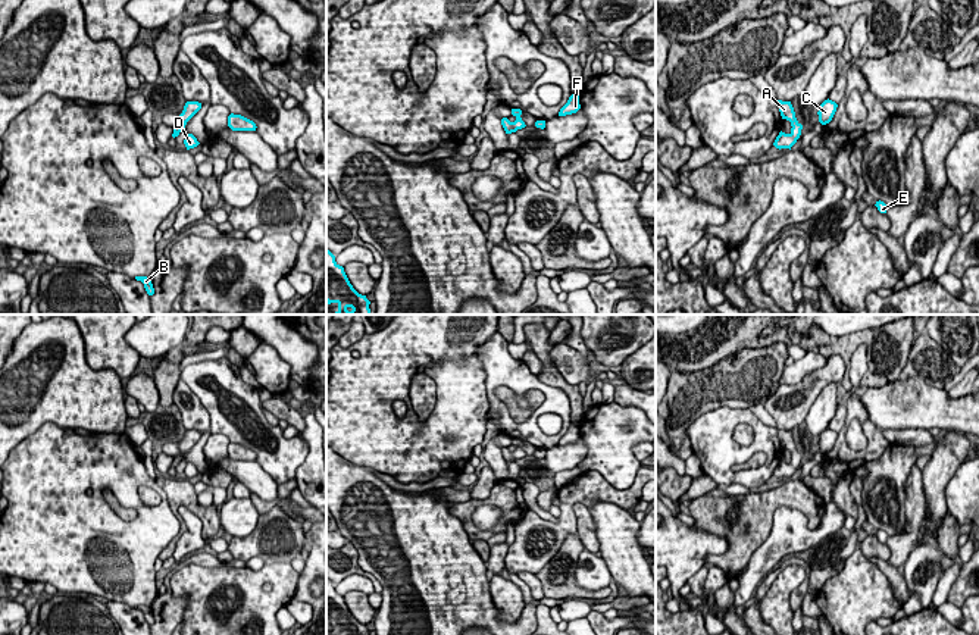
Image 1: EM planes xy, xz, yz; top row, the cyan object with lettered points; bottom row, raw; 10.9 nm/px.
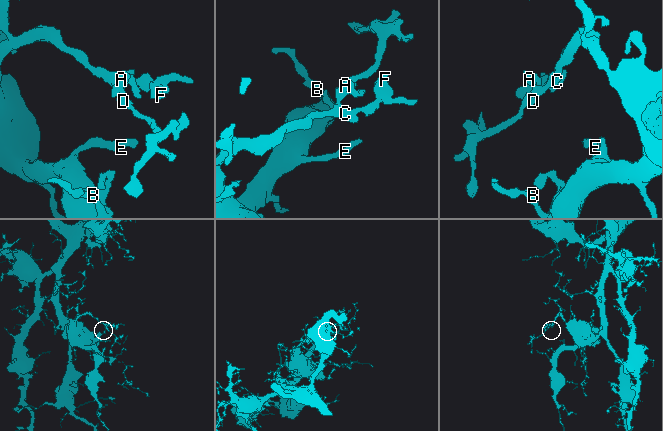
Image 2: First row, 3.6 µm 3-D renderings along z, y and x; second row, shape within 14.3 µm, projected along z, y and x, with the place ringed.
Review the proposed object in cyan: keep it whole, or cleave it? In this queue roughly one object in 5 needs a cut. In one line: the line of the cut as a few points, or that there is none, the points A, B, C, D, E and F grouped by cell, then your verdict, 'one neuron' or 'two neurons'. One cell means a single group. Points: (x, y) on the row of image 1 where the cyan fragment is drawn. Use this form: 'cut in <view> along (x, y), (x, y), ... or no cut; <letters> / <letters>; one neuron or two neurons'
no cut; A B C D E F; one neuron

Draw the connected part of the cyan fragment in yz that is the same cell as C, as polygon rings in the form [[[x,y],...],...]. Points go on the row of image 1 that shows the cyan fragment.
[[[825,100],[820,106],[819,106],[819,122],[822,125],[826,125],[832,121],[835,112],[836,112],[838,104],[832,100]]]

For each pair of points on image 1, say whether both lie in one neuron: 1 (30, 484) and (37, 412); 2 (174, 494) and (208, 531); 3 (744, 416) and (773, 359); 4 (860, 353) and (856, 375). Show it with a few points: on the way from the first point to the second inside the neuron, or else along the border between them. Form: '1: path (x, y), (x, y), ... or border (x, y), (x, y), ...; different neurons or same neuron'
1: border (69, 428), (44, 422), (15, 447); different neurons
2: path (185, 497), (208, 519); same neuron
3: border (747, 407), (716, 407), (713, 410); different neurons
4: path (859, 359), (857, 369); same neuron

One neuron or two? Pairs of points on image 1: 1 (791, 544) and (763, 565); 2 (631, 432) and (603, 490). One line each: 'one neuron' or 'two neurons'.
1: one neuron
2: two neurons

